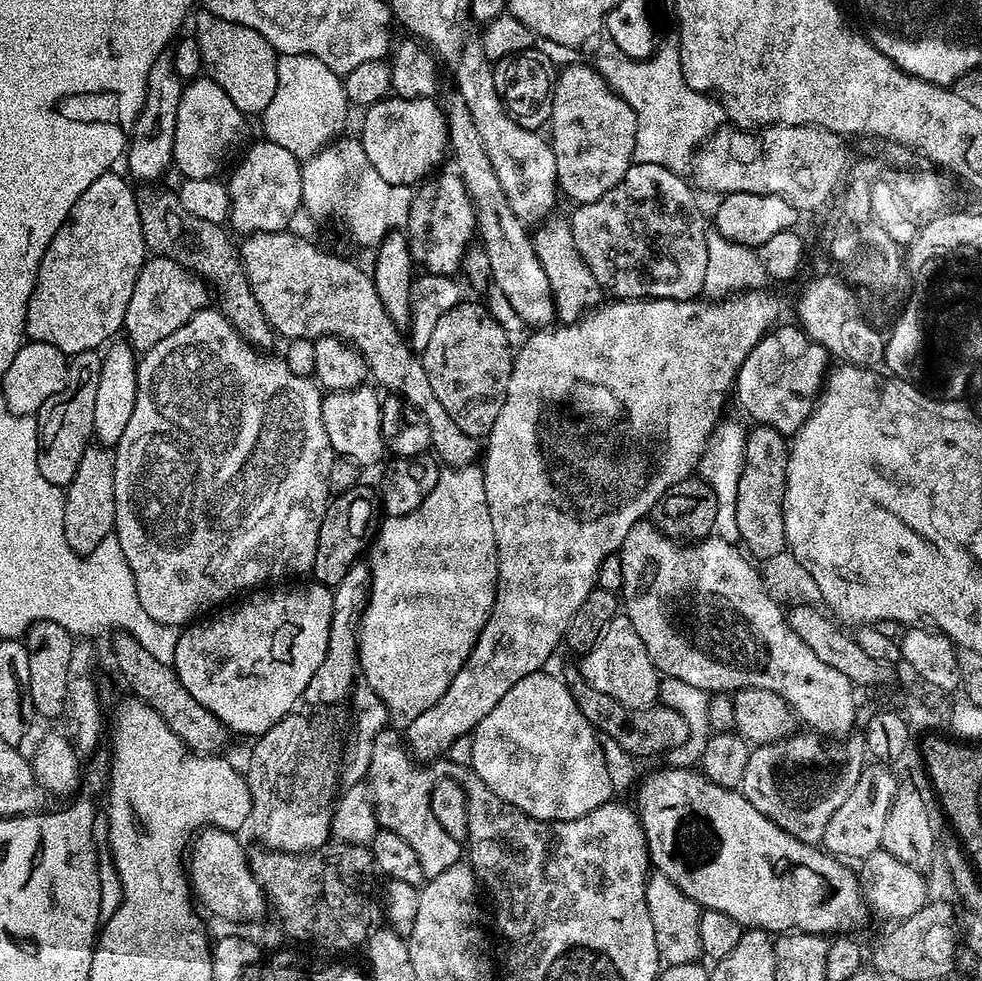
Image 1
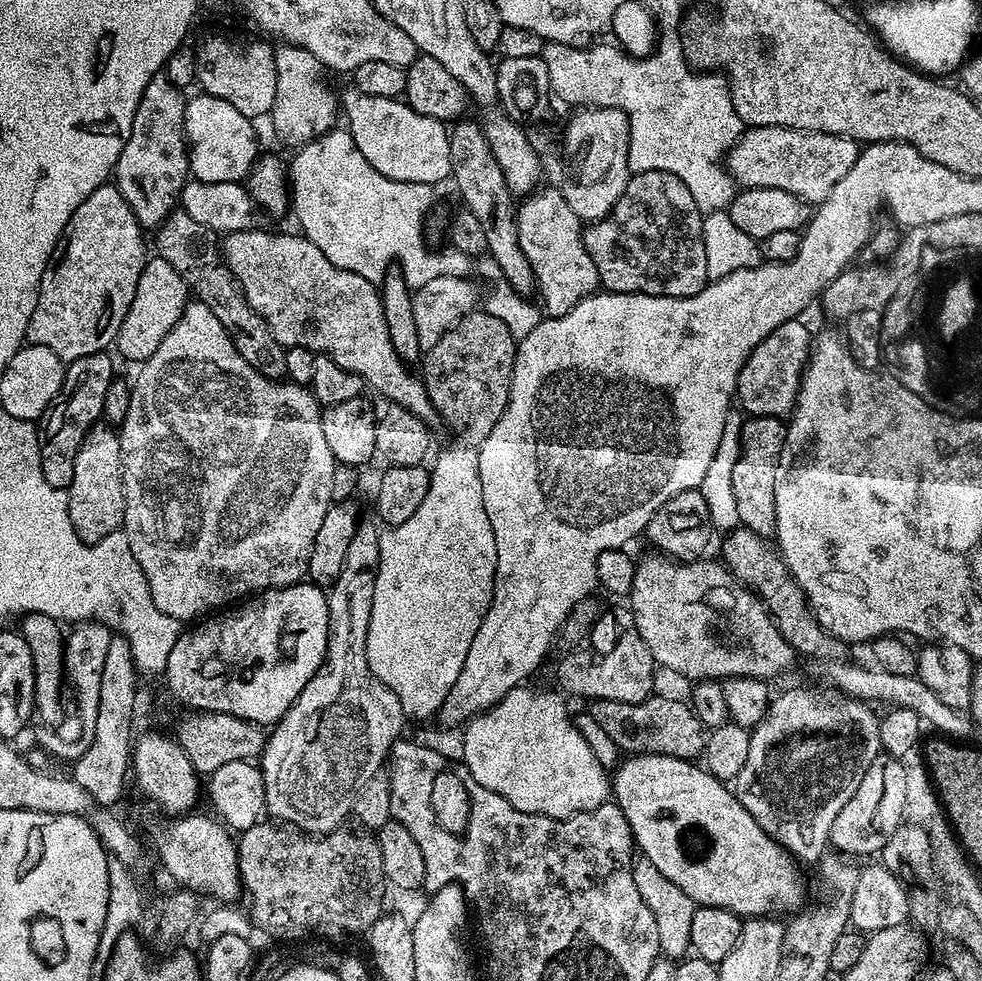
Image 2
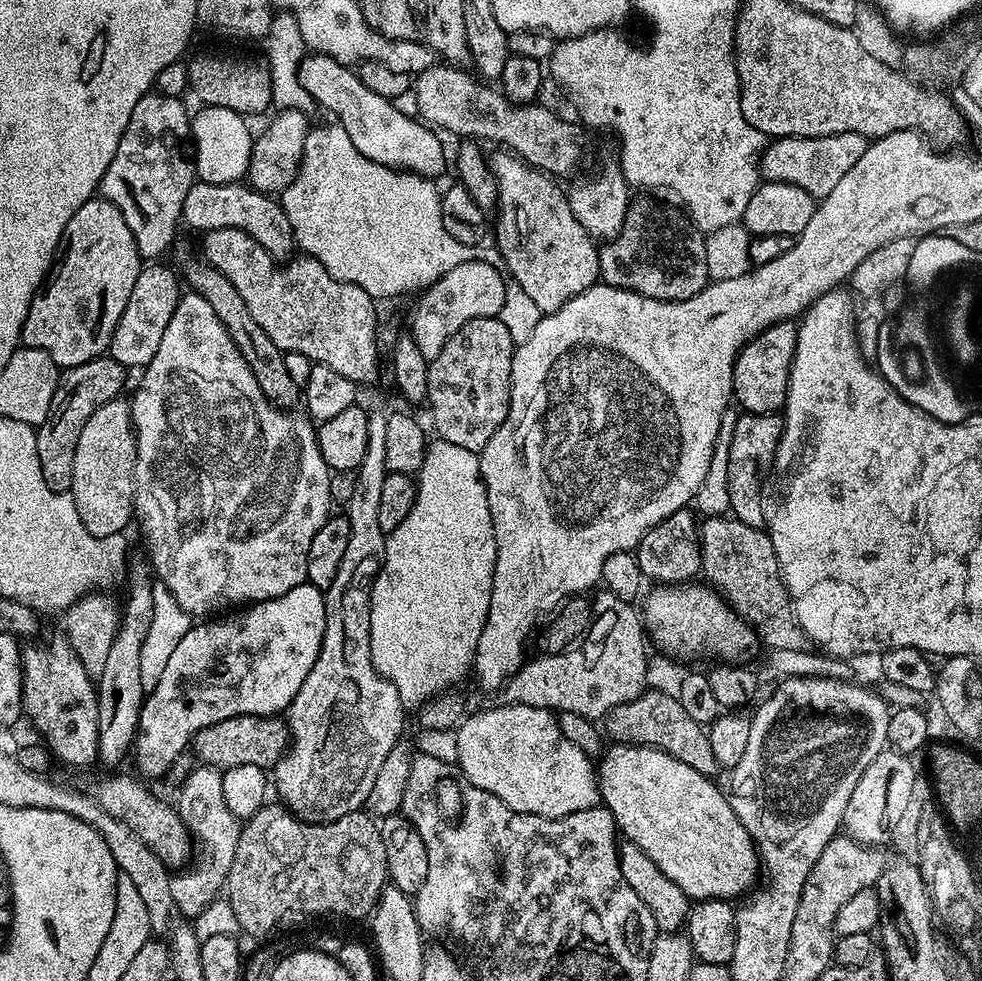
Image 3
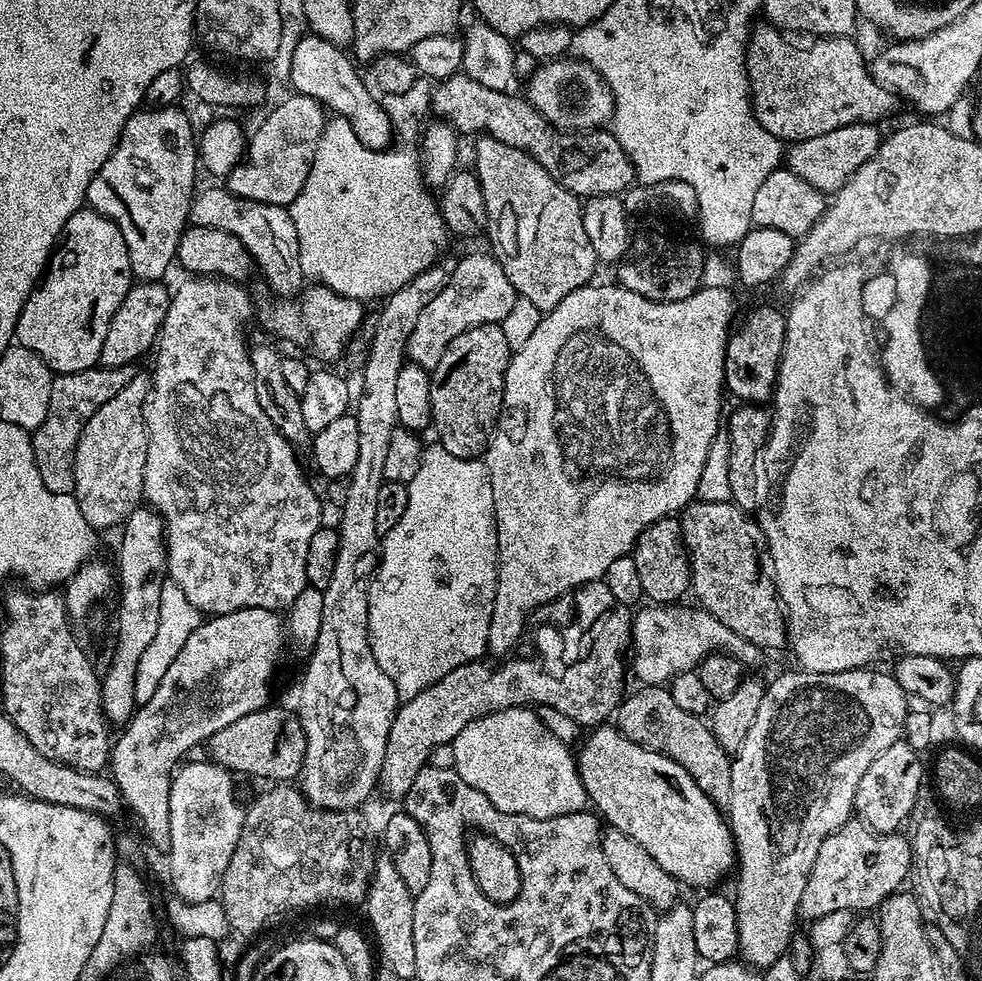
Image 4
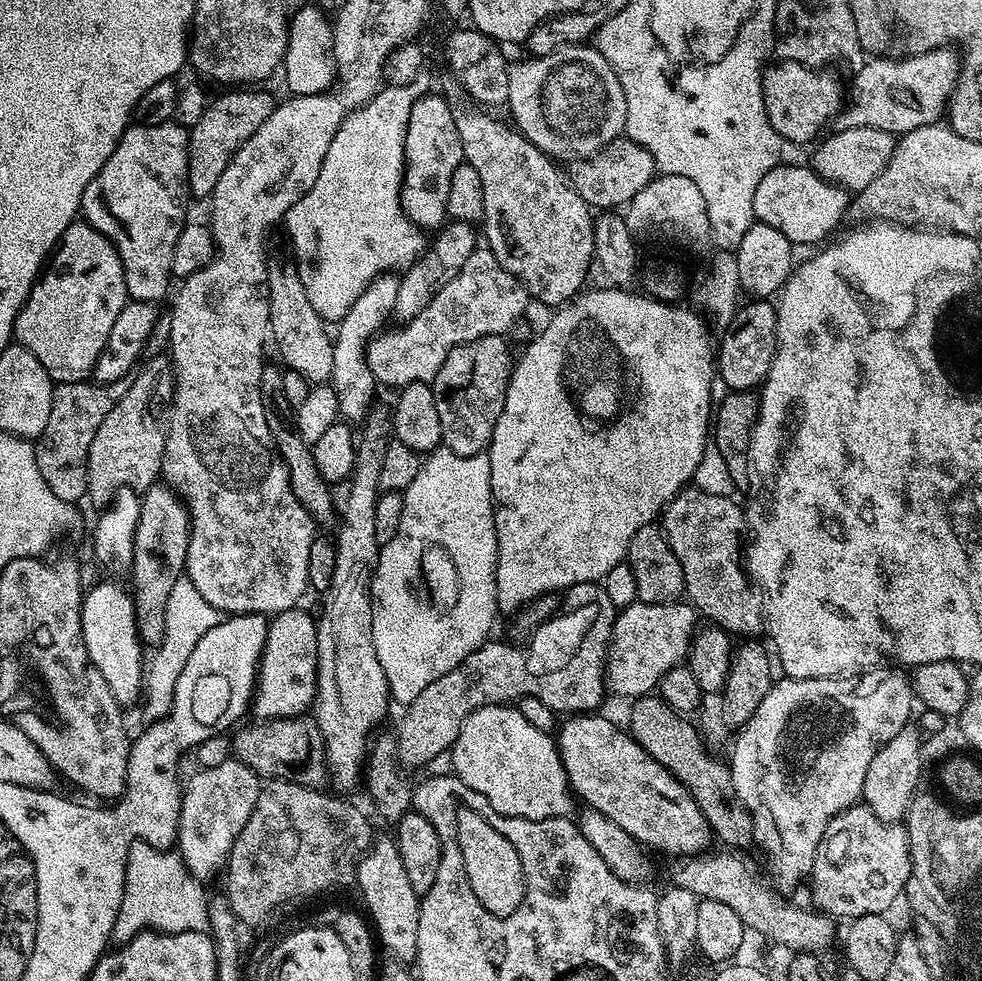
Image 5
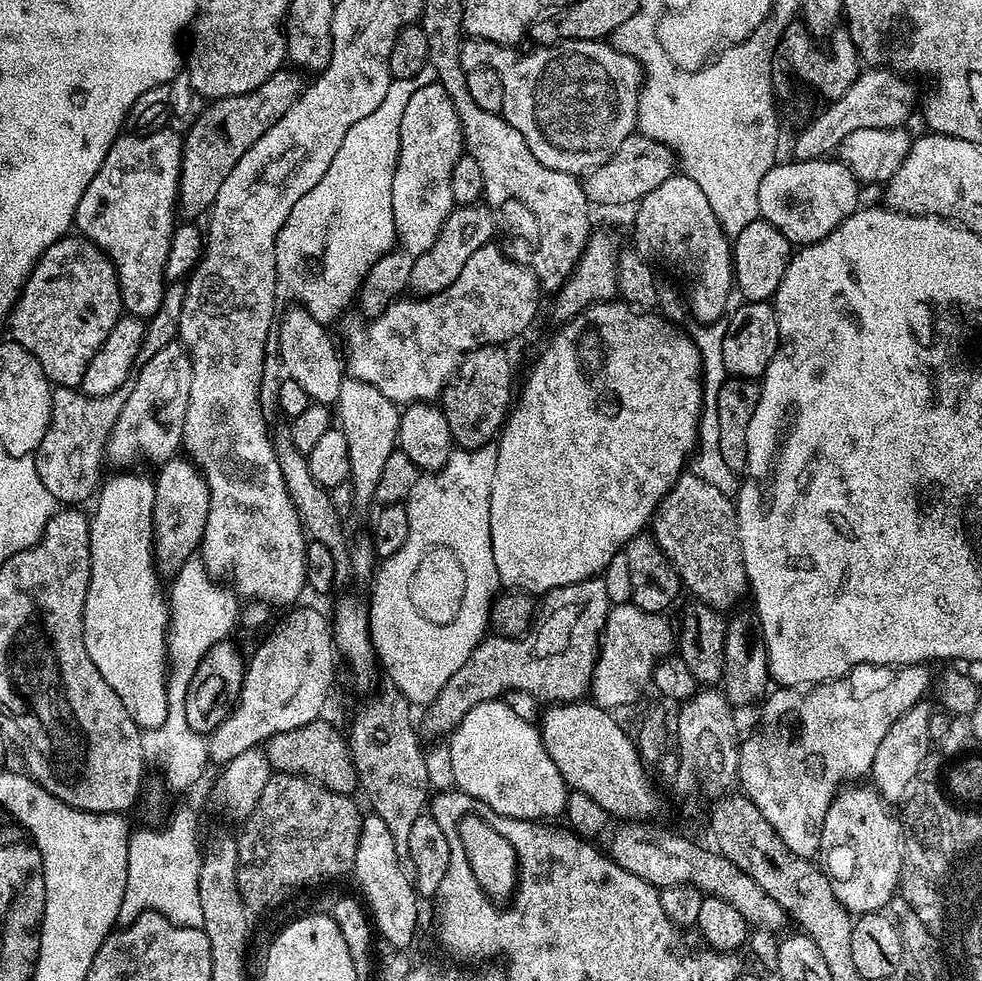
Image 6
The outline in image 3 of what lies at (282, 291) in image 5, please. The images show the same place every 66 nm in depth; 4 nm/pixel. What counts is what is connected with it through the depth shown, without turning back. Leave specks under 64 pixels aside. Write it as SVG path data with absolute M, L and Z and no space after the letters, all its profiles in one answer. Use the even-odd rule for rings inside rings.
M197 182L192 184L190 191L186 193L186 202L182 206L182 220L185 225L189 224L190 227L197 228L197 233L200 234L208 230L222 230L223 228L242 230L246 234L250 234L250 238L258 241L277 262L287 261L296 248L296 239L294 238L294 230L290 226L290 218L286 218L286 210L280 205L279 199L258 192L244 182L235 184L206 184Z

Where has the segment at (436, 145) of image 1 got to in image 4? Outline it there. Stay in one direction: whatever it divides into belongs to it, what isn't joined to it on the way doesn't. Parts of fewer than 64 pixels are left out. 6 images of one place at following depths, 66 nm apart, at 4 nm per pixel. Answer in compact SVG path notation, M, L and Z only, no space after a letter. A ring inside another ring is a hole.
M311 32L301 36L291 58L288 82L292 84L291 89L297 95L314 98L331 113L345 116L364 146L381 151L391 145L394 125L390 122L388 112L383 108L381 101L369 85L366 82L366 85L364 84L354 68L355 63L351 57L343 52L345 51L341 47L326 42Z

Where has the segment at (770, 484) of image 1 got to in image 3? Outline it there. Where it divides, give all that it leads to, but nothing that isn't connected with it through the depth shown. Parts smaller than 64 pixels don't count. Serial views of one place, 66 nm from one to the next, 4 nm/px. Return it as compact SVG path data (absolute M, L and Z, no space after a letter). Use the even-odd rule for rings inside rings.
M744 412L736 416L734 434L730 438L730 458L728 459L728 489L730 490L730 512L736 519L746 522L746 526L764 528L764 484L760 481L760 467L771 465L778 442L784 429L783 415L775 412L754 414Z

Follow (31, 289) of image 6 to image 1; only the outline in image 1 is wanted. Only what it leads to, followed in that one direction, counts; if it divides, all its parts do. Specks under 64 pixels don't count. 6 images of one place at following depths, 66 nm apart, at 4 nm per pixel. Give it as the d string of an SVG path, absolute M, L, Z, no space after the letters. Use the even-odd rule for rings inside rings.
M109 170L90 182L82 198L74 202L67 222L60 227L58 234L54 234L36 275L24 323L27 339L46 342L69 358L103 349L115 337L112 335L123 329L126 306L130 306L134 282L138 282L138 274L146 259L137 193L132 192L133 185L121 176L116 170Z

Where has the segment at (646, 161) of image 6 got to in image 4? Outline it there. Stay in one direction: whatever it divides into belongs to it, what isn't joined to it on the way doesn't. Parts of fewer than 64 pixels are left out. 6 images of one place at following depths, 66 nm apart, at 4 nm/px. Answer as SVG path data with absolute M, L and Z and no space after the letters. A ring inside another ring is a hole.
M457 74L439 81L432 90L431 111L441 121L451 124L457 133L472 132L471 134L483 134L498 138L498 142L506 142L506 146L514 146L542 166L550 174L550 178L557 180L566 190L570 190L577 198L589 196L615 196L627 193L633 187L636 180L636 172L630 158L619 145L618 138L611 130L593 130L583 134L573 134L567 130L561 130L548 123L533 104L523 96L512 96L511 91L499 92L498 90L486 90L486 86L474 82L474 78L463 74Z

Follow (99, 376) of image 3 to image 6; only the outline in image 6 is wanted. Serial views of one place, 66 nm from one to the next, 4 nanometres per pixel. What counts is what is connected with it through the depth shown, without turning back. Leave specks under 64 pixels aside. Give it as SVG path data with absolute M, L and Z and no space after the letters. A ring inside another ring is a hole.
M132 378L122 382L114 394L105 396L87 396L74 388L53 387L50 426L36 448L34 459L42 486L46 486L61 505L80 506L83 500L91 501L97 495L102 483L100 467L106 464L108 439L114 430L114 422L118 422L118 414L122 414L122 406L126 406L126 398L130 398L133 390Z

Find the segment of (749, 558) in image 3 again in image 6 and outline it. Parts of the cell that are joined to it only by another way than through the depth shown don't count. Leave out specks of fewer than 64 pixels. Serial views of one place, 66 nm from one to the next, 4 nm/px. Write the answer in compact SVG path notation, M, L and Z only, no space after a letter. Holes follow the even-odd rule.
M691 470L685 471L675 482L674 486L662 498L662 502L656 508L656 513L650 521L650 534L656 539L656 544L664 551L666 558L674 566L674 570L680 576L681 585L685 589L688 588L693 592L695 599L701 604L708 604L711 608L717 610L725 610L724 608L735 609L743 596L749 591L748 577L744 575L744 559L740 556L740 536L736 533L736 505L726 494L722 494L722 490L718 490L714 486L710 486L710 482L702 482L702 478L698 478Z

